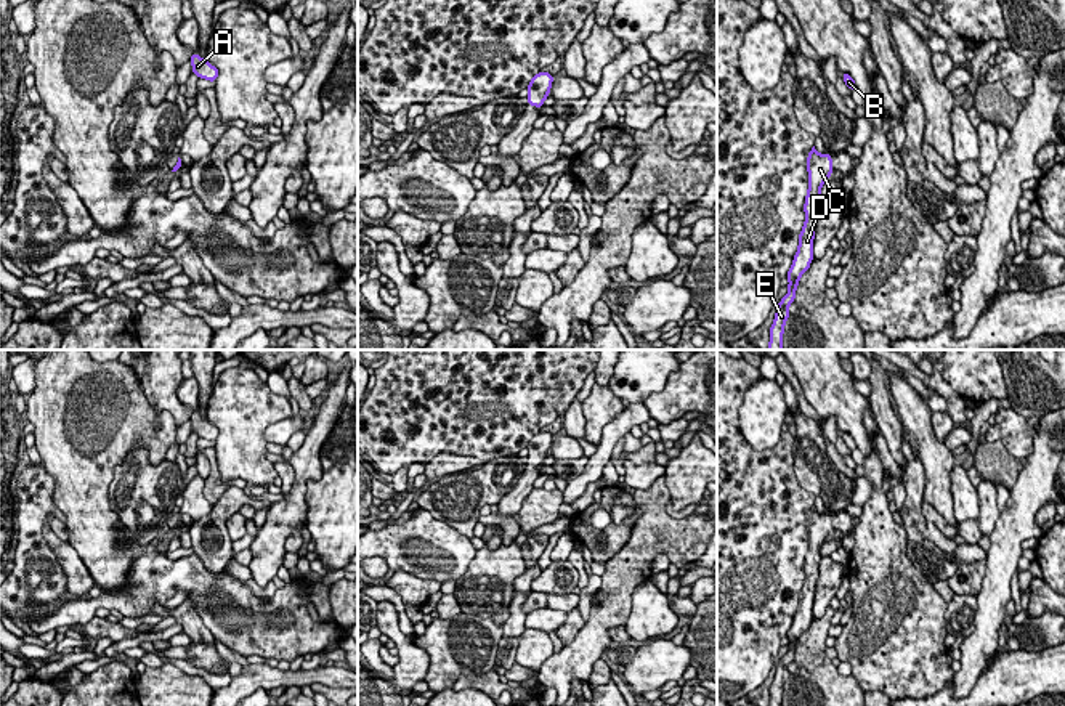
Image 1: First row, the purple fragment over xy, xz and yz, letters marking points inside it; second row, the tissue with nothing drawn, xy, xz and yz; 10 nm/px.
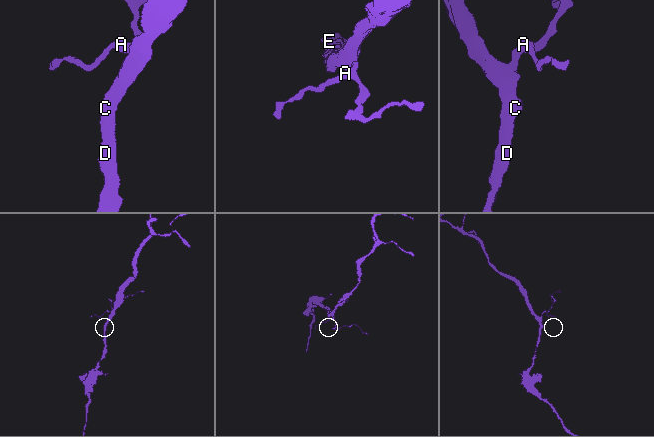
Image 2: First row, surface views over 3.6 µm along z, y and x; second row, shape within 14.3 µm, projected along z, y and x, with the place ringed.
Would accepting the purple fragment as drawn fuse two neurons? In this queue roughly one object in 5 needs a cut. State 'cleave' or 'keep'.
keep

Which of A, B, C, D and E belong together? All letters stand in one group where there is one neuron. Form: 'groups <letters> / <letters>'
groups A B C D E

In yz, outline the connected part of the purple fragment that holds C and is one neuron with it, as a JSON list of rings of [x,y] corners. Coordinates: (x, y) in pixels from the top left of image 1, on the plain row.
[[[815,505],[810,509],[807,517],[807,531],[808,531],[808,550],[805,555],[804,571],[805,581],[799,594],[799,607],[794,615],[791,629],[788,631],[789,651],[776,664],[776,672],[773,684],[770,687],[770,703],[768,706],[783,706],[784,684],[789,679],[789,664],[796,658],[796,648],[799,645],[800,635],[810,627],[813,619],[813,598],[815,598],[815,584],[818,578],[818,563],[821,558],[821,546],[831,536],[832,530],[832,515],[828,512],[818,513]]]

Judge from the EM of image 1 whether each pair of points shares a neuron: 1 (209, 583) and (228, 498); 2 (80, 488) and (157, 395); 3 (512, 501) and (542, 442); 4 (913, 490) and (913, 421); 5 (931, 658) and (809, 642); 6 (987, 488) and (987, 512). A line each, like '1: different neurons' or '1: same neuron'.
1: different neurons
2: different neurons
3: same neuron
4: different neurons
5: different neurons
6: same neuron

